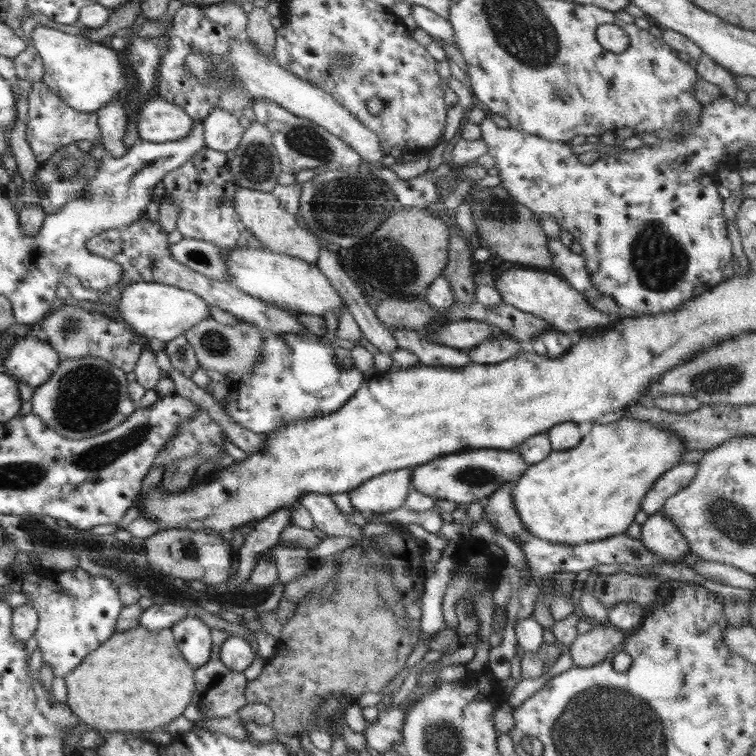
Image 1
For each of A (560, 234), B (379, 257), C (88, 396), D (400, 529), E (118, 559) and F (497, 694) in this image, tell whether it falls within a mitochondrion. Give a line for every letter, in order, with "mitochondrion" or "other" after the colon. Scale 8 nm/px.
A: other
B: mitochondrion
C: mitochondrion
D: other
E: mitochondrion
F: other

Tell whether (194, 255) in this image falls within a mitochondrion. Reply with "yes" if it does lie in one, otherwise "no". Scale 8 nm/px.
yes

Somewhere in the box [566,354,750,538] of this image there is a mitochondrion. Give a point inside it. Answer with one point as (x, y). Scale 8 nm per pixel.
(722, 379)

